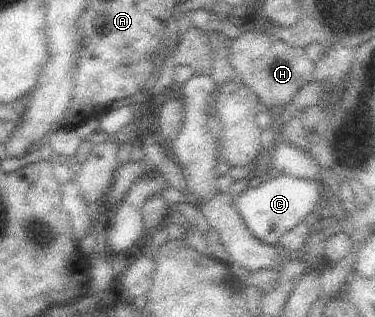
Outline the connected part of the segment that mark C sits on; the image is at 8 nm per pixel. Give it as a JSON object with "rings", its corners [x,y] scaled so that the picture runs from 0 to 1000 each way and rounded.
{"rings":[[[757,549],[733,552],[680,593],[661,593],[627,621],[627,650],[664,732],[712,776],[736,776],[744,751],[803,697],[824,697],[840,650],[861,612],[861,587],[840,568],[819,568]]]}

